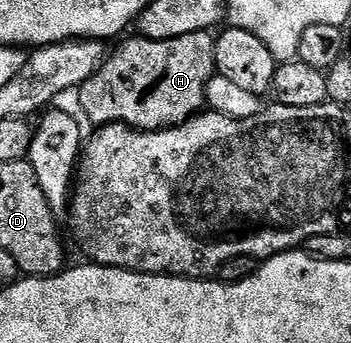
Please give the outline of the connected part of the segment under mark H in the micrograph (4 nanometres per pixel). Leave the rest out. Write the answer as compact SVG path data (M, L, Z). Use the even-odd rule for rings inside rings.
M210 30L189 32L189 36L177 36L173 40L153 40L134 36L128 42L120 41L115 51L108 53L103 65L93 76L89 76L78 87L85 116L89 116L92 127L107 126L110 122L123 122L135 130L167 130L170 126L180 126L194 118L207 106L207 85L214 78L215 39Z

